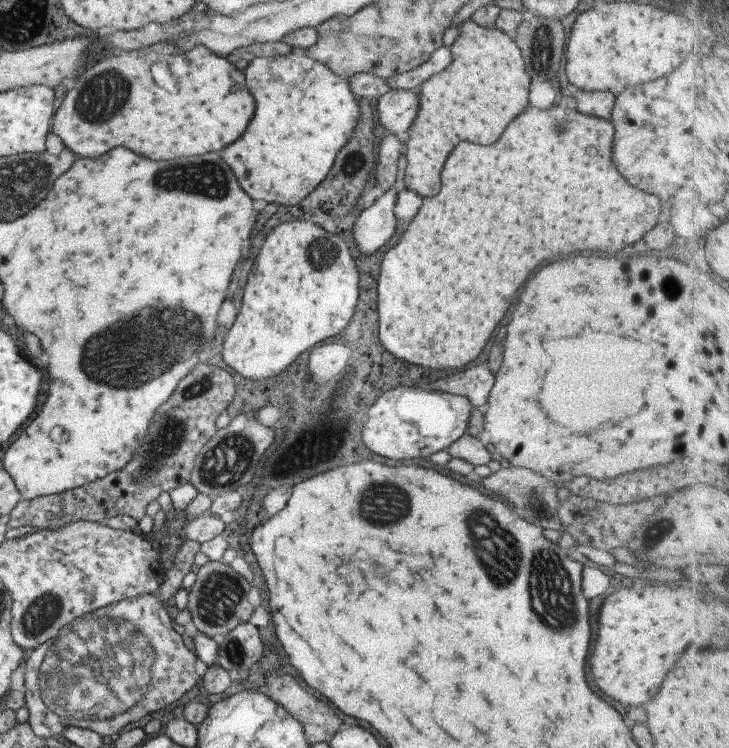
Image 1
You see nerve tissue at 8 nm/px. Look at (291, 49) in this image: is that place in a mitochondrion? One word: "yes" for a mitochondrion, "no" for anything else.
no

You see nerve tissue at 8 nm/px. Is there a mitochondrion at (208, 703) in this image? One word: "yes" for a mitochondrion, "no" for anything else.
no

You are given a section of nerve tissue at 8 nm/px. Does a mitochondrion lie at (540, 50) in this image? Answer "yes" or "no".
yes

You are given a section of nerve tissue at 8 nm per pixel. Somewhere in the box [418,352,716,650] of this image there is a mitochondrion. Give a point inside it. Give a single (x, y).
(499, 555)

